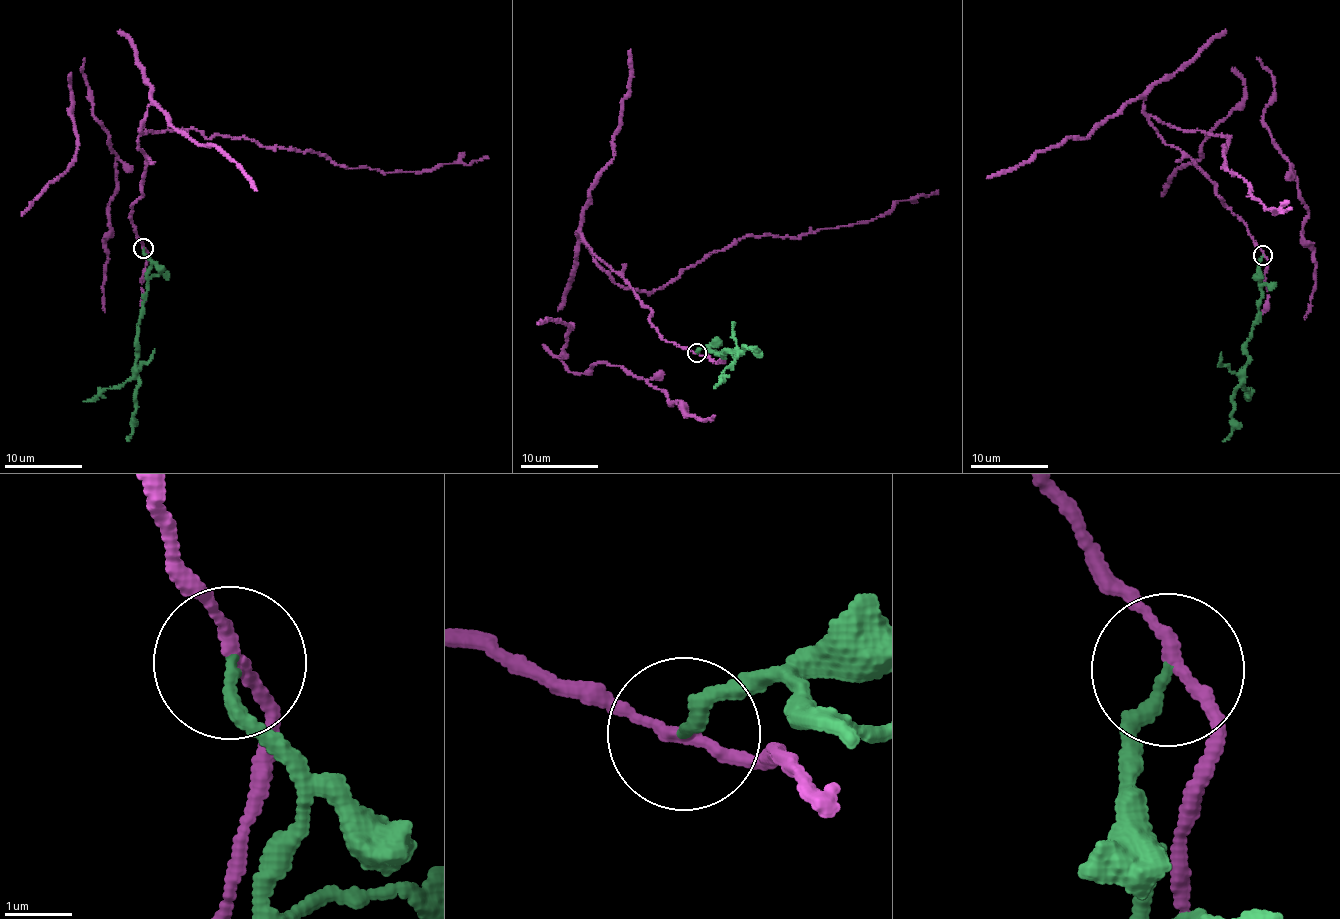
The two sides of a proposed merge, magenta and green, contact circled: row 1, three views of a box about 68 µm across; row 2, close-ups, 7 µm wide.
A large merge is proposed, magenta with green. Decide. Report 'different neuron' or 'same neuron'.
different neuron

